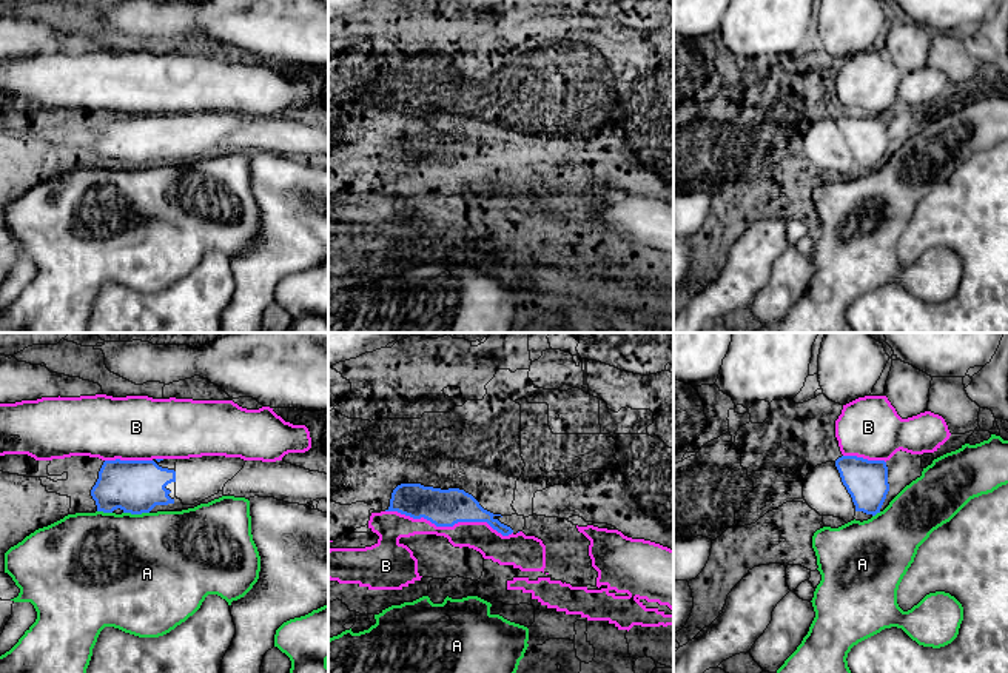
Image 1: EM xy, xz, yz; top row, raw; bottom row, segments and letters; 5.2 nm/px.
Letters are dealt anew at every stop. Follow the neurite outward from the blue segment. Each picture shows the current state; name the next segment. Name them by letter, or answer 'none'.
none

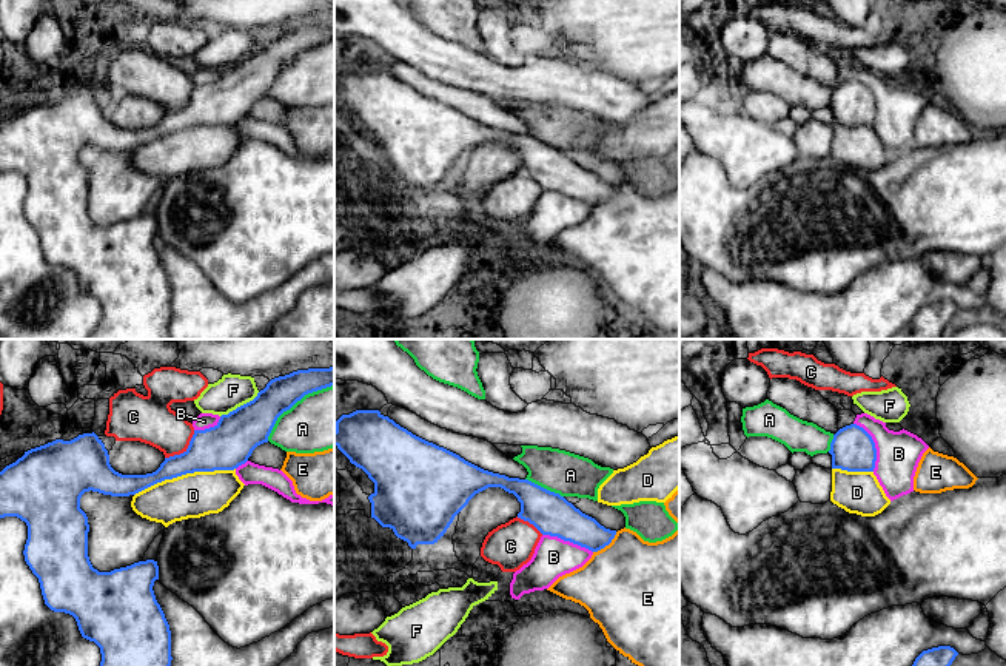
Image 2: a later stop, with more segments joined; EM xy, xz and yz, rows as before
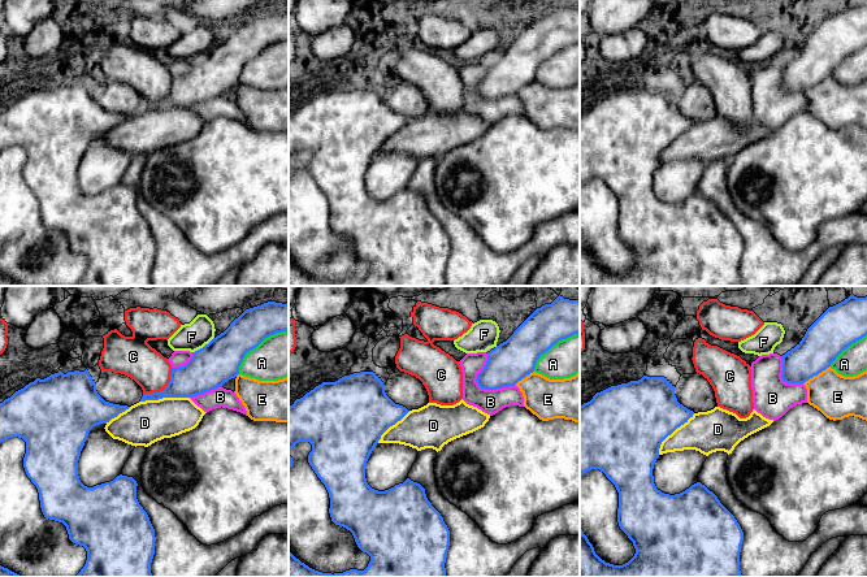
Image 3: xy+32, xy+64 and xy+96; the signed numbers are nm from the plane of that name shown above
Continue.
none

